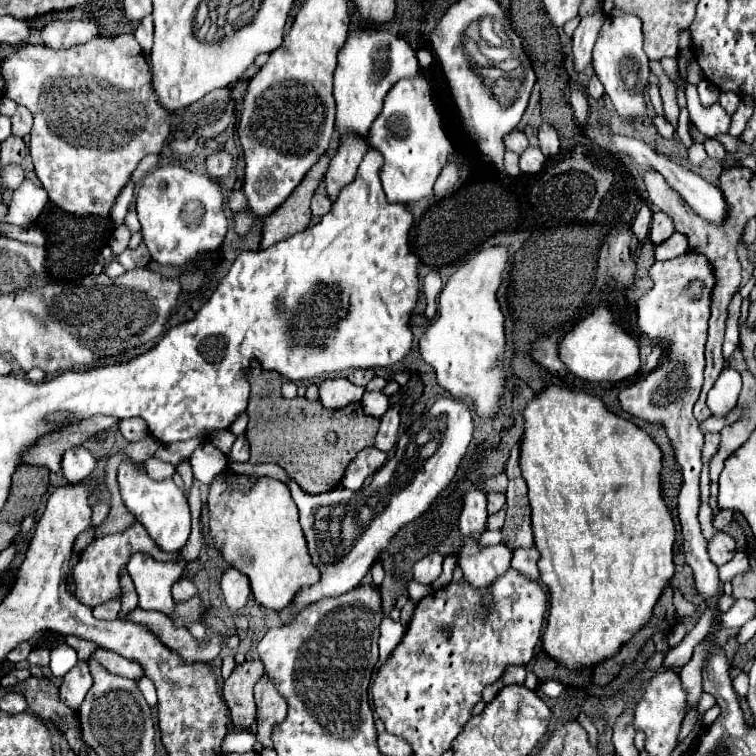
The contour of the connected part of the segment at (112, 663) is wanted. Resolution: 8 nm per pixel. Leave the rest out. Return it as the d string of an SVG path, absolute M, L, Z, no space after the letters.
M96 647L96 651L94 651L90 657L96 659L96 661L100 661L100 665L104 665L104 669L108 669L108 671L114 673L114 675L128 677L128 679L138 679L138 677L144 675L138 663L128 661L126 657L120 657L118 653L112 653L112 651L108 651L108 649Z

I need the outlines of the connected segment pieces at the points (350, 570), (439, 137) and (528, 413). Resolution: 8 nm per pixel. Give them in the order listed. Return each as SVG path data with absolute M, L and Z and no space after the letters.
M452 397L438 399L408 427L398 439L394 457L376 471L372 483L358 495L348 489L310 495L294 481L290 483L292 499L300 509L300 525L308 541L312 563L320 571L318 583L296 591L292 599L294 613L300 613L320 599L338 597L362 583L378 559L378 553L388 547L392 535L412 519L420 517L454 479L472 441L472 433L474 421L468 403Z
M422 75L416 79L402 79L388 91L384 109L368 133L368 145L384 157L380 181L390 203L414 205L432 197L434 183L452 153L452 143L442 129L432 101L432 89Z
M556 385L546 387L542 393L538 393L534 399L528 401L524 409L524 433L520 441L520 469L522 477L528 485L528 501L532 509L532 533L534 533L534 545L540 551L540 581L548 587L548 623L542 635L544 651L570 669L580 669L584 665L596 665L608 657L612 657L652 615L654 603L658 601L662 589L668 585L670 577L674 575L674 561L672 561L672 549L676 539L676 529L672 515L668 507L664 505L660 497L660 473L662 473L662 451L658 445L646 435L644 429L634 425L632 421L626 421L604 405L604 401L596 395L588 393L574 393Z

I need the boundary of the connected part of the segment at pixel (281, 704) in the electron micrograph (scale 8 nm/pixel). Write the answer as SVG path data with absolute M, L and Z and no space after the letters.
M264 675L256 687L254 687L254 695L256 695L256 705L258 705L258 741L272 749L272 729L274 725L278 725L280 721L284 721L286 717L286 701L284 697L276 691L276 687L272 685L272 681Z

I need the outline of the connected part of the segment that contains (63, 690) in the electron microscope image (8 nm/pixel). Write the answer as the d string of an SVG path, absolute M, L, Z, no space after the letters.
M78 663L74 669L70 669L64 675L64 681L60 685L60 699L70 707L70 709L78 709L80 703L84 701L88 689L92 687L92 677L88 673L88 665L86 663Z

